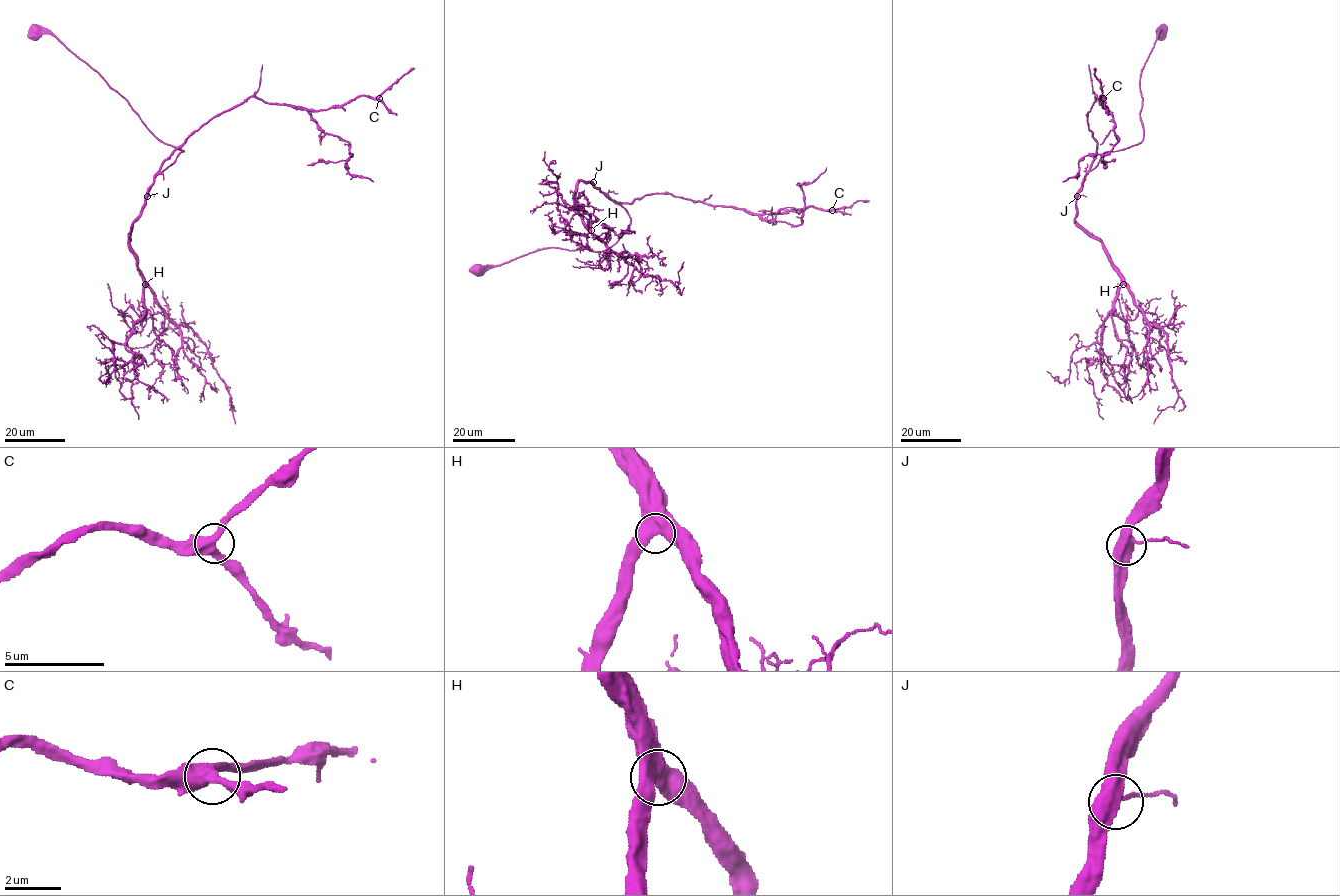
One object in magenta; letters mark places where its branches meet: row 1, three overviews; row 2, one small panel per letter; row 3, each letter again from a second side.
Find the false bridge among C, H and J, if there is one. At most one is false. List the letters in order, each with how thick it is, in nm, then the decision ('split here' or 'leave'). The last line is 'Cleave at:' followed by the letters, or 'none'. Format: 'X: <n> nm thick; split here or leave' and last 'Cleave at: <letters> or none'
C: 440 nm thick; leave
H: 480 nm thick; leave
J: 480 nm thick; leave
Cleave at: none

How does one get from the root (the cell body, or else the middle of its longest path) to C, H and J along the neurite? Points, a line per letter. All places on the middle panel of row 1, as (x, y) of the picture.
C: (478, 271), (547, 248), (607, 250), (630, 217), (606, 193), (623, 203), (670, 193), (754, 214), (832, 210)
H: (478, 271), (542, 249), (610, 248), (628, 227), (630, 217), (591, 182), (580, 181), (574, 208), (591, 230)
J: (478, 271), (542, 249), (605, 251), (610, 248), (628, 227), (630, 217), (593, 183)

